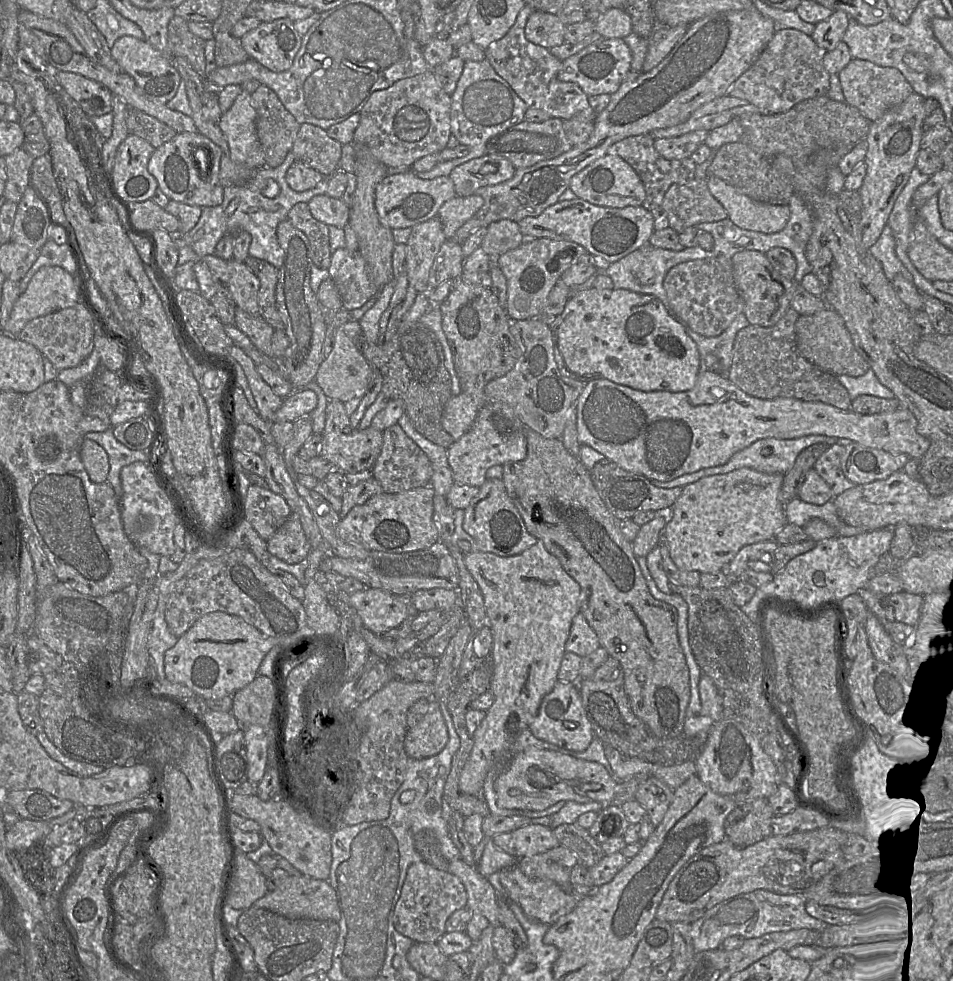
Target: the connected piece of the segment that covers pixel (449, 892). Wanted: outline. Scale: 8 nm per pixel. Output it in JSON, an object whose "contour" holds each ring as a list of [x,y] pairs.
{"contour":[[[419,861],[407,870],[400,897],[393,914],[393,926],[397,932],[414,943],[437,943],[446,933],[445,924],[457,910],[466,907],[467,892],[462,881],[450,872],[441,871],[430,864]]]}

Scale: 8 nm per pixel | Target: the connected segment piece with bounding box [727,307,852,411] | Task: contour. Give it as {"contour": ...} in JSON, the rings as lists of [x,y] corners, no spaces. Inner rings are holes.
{"contour":[[[790,307],[774,326],[749,324],[741,329],[734,342],[733,361],[727,378],[745,393],[757,398],[796,398],[823,402],[849,411],[852,400],[838,378],[817,368],[798,352],[795,324],[799,316],[800,314]]]}

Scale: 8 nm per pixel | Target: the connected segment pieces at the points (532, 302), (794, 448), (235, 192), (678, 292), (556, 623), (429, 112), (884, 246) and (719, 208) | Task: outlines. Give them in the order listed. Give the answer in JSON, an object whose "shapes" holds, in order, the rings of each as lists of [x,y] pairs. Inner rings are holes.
{"shapes":[[[[526,238],[517,248],[495,258],[495,264],[502,270],[507,281],[505,310],[510,320],[535,319],[545,307],[548,296],[561,275],[579,257],[585,248],[575,242],[551,238]]],[[[807,435],[802,436],[799,438],[794,439],[776,439],[776,438],[763,438],[755,441],[750,446],[736,452],[729,460],[723,465],[709,467],[709,468],[703,468],[696,472],[687,473],[680,477],[677,477],[670,481],[660,481],[653,478],[650,478],[649,480],[651,483],[657,487],[660,488],[674,488],[677,486],[686,486],[690,483],[696,482],[697,480],[705,477],[705,476],[711,476],[711,475],[717,475],[717,474],[725,474],[732,472],[734,470],[748,467],[751,469],[754,469],[759,472],[764,473],[781,473],[786,474],[788,473],[792,467],[794,466],[794,463],[796,461],[797,456],[807,447],[816,444],[816,443],[827,443],[829,446],[832,446],[835,443],[839,443],[843,446],[847,446],[848,444],[852,443],[850,439],[847,438],[838,438],[838,437],[827,437],[824,435]]],[[[291,150],[281,165],[275,168],[259,168],[253,180],[244,186],[224,187],[222,203],[218,206],[203,207],[198,222],[187,233],[188,238],[192,239],[200,228],[205,230],[205,236],[191,245],[194,252],[200,258],[214,254],[215,247],[223,236],[226,234],[235,235],[238,233],[236,231],[244,230],[252,237],[249,255],[265,260],[279,269],[284,262],[284,251],[277,238],[278,224],[287,219],[288,212],[295,204],[299,202],[308,203],[312,197],[326,194],[330,178],[330,176],[324,176],[314,188],[297,192],[286,181],[287,170],[294,161],[296,161],[296,158]]],[[[723,255],[675,265],[667,272],[663,286],[672,309],[694,332],[705,337],[720,335],[743,313],[744,301],[734,281],[732,261]]],[[[540,539],[518,555],[504,557],[471,550],[465,553],[464,561],[482,592],[487,624],[493,635],[490,691],[494,695],[494,703],[486,711],[484,719],[474,733],[473,748],[459,779],[459,789],[462,793],[482,795],[488,771],[503,755],[511,755],[512,759],[512,752],[508,752],[510,747],[523,730],[529,729],[542,699],[551,692],[558,681],[572,621],[580,612],[580,585],[564,570],[559,559],[545,548]]],[[[433,69],[400,79],[390,87],[372,93],[360,111],[360,122],[354,132],[353,143],[366,146],[371,154],[389,169],[411,169],[416,160],[429,154],[439,153],[447,147],[452,134],[450,107],[451,95],[440,86]]],[[[888,224],[885,225],[878,240],[869,248],[870,253],[881,263],[885,276],[892,282],[897,274],[913,282],[909,271],[903,266],[895,252],[895,240]]],[[[693,178],[686,183],[672,184],[666,191],[661,208],[666,212],[669,226],[680,233],[703,222],[716,222],[728,217],[721,203],[710,193],[706,179]]]]}

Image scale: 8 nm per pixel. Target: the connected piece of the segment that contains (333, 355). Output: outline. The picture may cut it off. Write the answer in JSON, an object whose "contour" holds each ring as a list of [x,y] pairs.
{"contour":[[[337,328],[334,346],[320,364],[315,381],[329,400],[347,402],[353,398],[363,397],[370,382],[372,371],[372,365],[364,357],[356,342],[342,328]]]}

